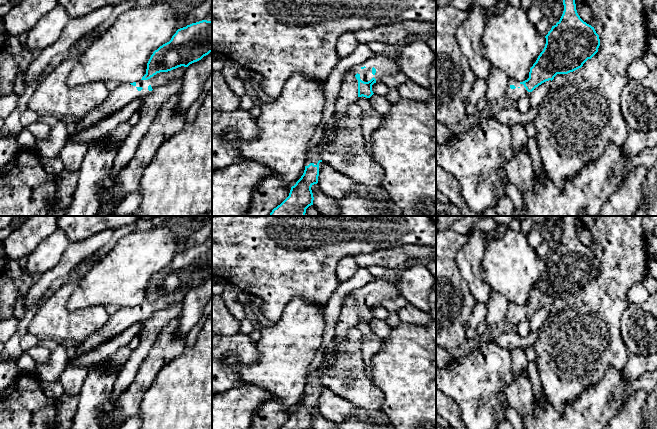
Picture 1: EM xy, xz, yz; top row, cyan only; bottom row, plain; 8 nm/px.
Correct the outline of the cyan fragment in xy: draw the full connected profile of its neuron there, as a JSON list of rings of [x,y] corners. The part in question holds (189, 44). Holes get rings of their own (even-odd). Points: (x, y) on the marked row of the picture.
[[[202,20],[178,29],[169,42],[153,52],[147,63],[146,74],[142,79],[133,83],[121,83],[110,91],[102,105],[91,109],[81,119],[76,120],[78,130],[69,132],[69,139],[79,131],[98,125],[130,102],[148,96],[157,87],[173,79],[183,77],[190,64],[201,60],[210,52],[212,52],[212,21]]]

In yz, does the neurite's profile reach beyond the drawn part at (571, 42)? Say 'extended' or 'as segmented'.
extended

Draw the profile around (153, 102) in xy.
[[[183,77],[173,79],[170,82],[157,87],[144,98],[142,108],[139,112],[140,120],[131,127],[129,135],[119,148],[113,163],[112,175],[118,176],[133,158],[141,140],[147,134],[150,124],[162,105],[172,95],[179,92],[182,85],[182,78]]]

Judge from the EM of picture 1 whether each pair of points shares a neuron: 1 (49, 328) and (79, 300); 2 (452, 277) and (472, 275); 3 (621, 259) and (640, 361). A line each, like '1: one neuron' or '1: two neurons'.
1: two neurons
2: two neurons
3: two neurons

